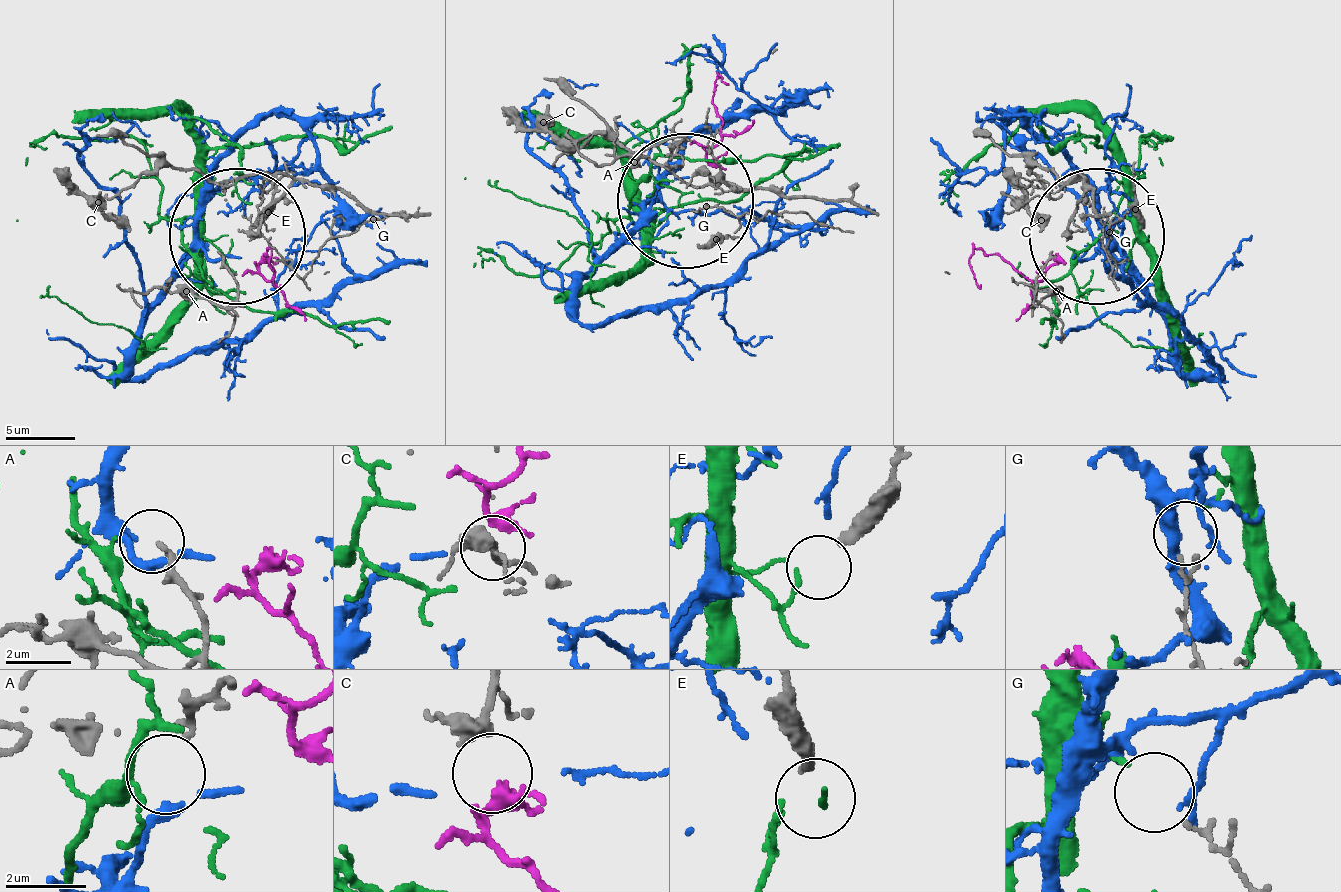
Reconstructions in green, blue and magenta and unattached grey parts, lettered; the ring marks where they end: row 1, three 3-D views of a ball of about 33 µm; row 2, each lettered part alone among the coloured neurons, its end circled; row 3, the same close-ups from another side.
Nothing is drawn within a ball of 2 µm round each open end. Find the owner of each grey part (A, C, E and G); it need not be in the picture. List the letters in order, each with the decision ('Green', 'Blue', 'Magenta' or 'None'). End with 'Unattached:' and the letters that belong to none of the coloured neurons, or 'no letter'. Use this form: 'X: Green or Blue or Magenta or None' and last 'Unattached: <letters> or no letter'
A: Blue
C: Magenta
E: None
G: Green
Unattached: E

